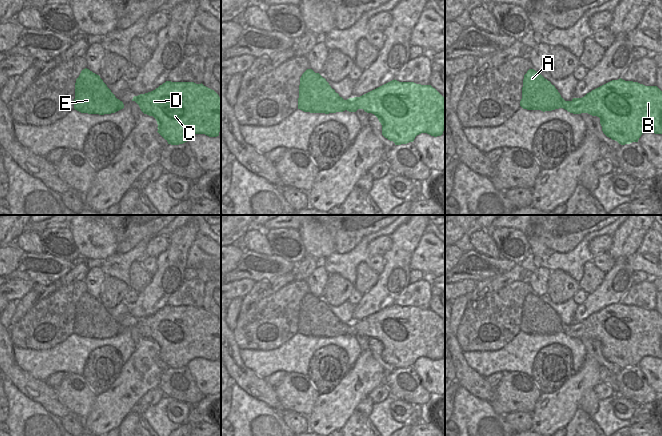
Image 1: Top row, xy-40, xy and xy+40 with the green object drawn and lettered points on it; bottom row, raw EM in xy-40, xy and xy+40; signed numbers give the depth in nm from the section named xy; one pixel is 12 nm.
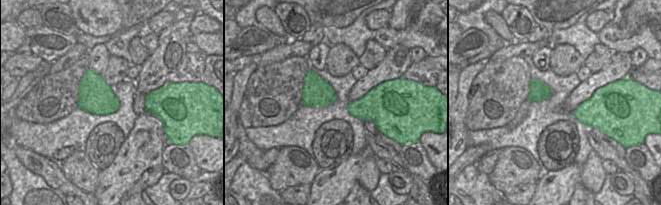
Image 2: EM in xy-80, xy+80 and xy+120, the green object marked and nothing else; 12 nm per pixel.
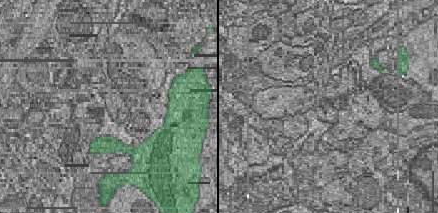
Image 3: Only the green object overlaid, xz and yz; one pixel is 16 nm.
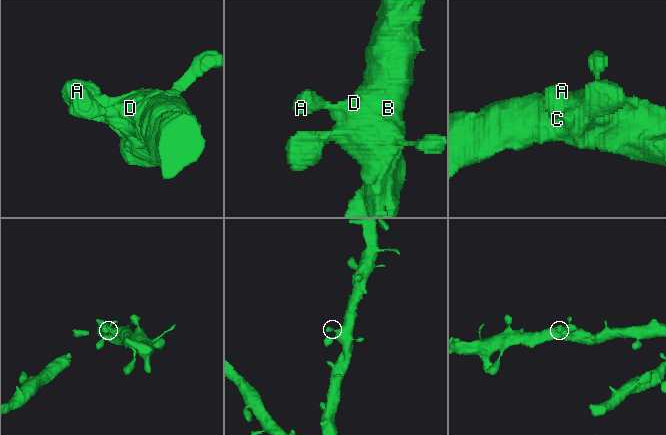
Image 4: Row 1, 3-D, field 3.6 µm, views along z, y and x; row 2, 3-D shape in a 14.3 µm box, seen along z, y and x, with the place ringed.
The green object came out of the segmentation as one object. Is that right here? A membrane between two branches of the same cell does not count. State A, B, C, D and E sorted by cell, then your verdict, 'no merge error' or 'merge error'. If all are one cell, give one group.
A B C D E | no merge error

